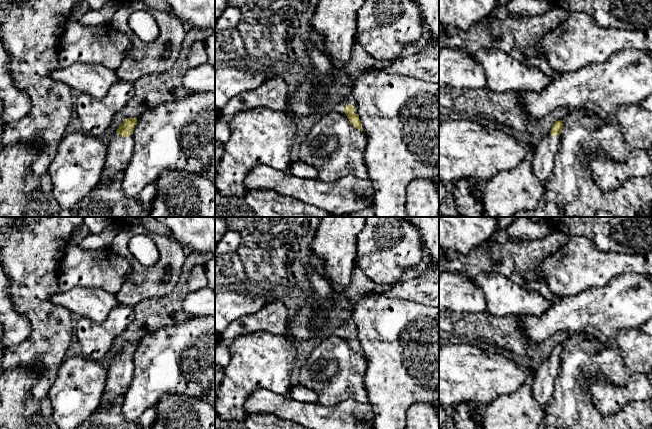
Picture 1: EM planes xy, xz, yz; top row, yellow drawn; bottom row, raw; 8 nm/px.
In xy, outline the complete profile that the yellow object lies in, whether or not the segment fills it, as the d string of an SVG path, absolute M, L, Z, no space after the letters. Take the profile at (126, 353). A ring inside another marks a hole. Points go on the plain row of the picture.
M127 342L119 350L110 367L107 369L107 383L102 400L111 405L116 399L124 396L133 380L133 354L137 349L136 342Z

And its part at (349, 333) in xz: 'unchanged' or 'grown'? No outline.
grown

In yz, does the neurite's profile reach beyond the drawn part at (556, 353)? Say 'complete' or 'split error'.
split error

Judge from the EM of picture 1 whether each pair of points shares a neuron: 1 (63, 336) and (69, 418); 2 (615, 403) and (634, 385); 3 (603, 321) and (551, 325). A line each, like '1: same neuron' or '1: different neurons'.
1: different neurons
2: same neuron
3: same neuron

